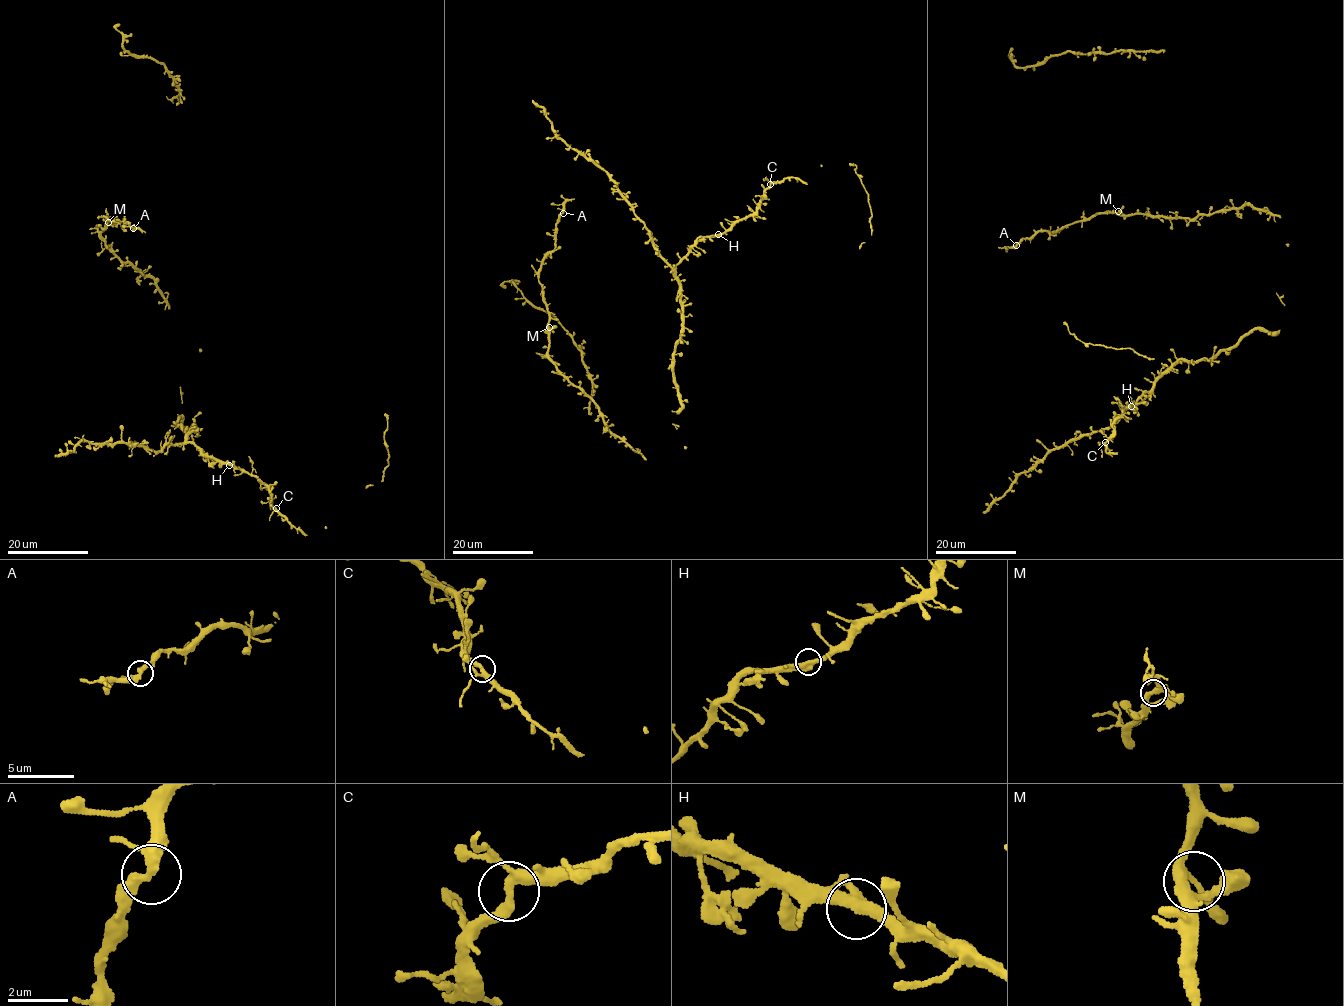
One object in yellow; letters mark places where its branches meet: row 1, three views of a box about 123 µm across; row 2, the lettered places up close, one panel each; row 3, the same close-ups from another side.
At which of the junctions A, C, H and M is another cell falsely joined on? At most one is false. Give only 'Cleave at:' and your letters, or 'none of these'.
Cleave at: none of these

